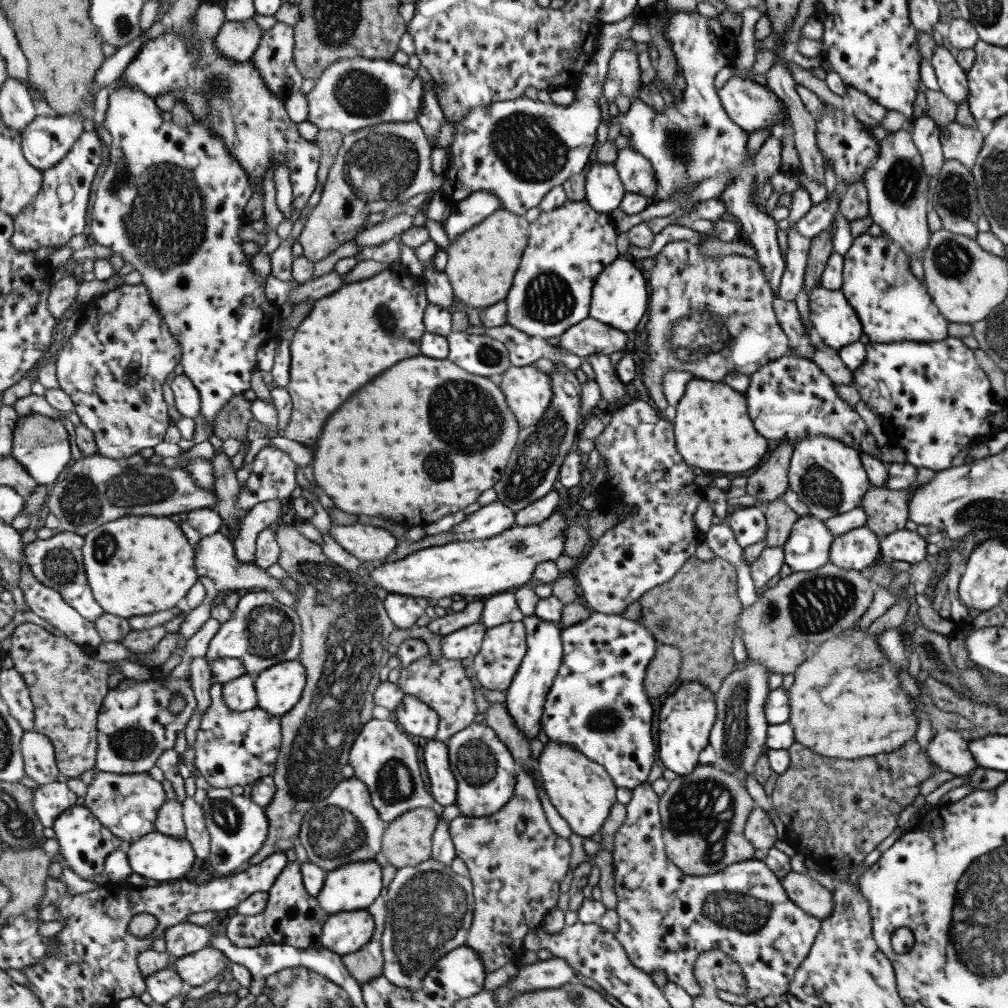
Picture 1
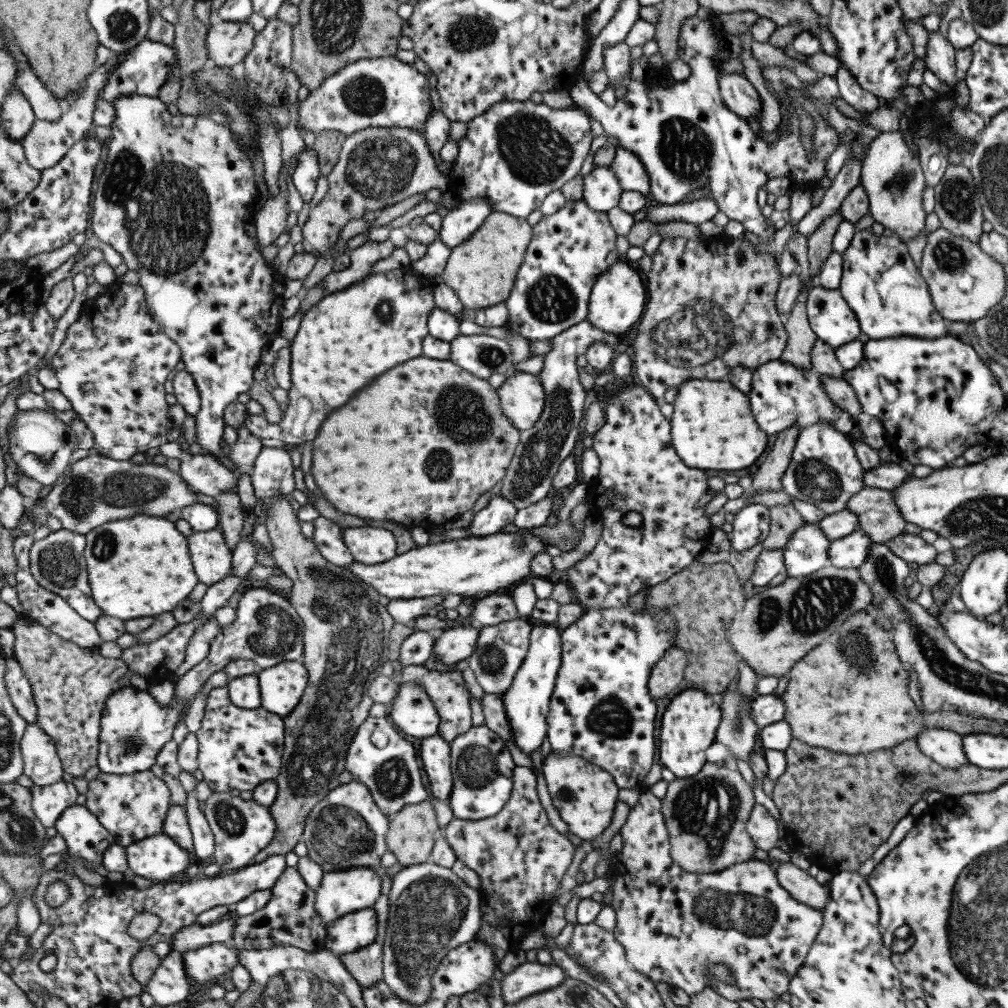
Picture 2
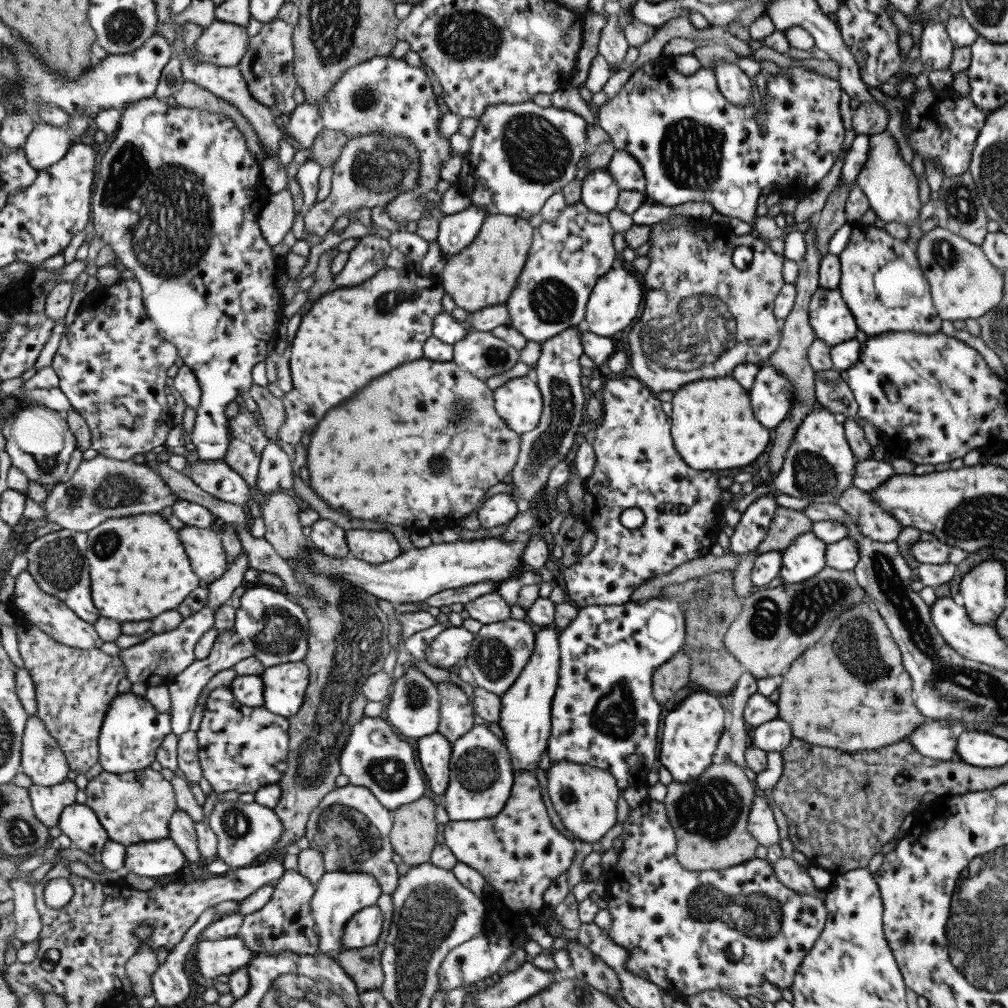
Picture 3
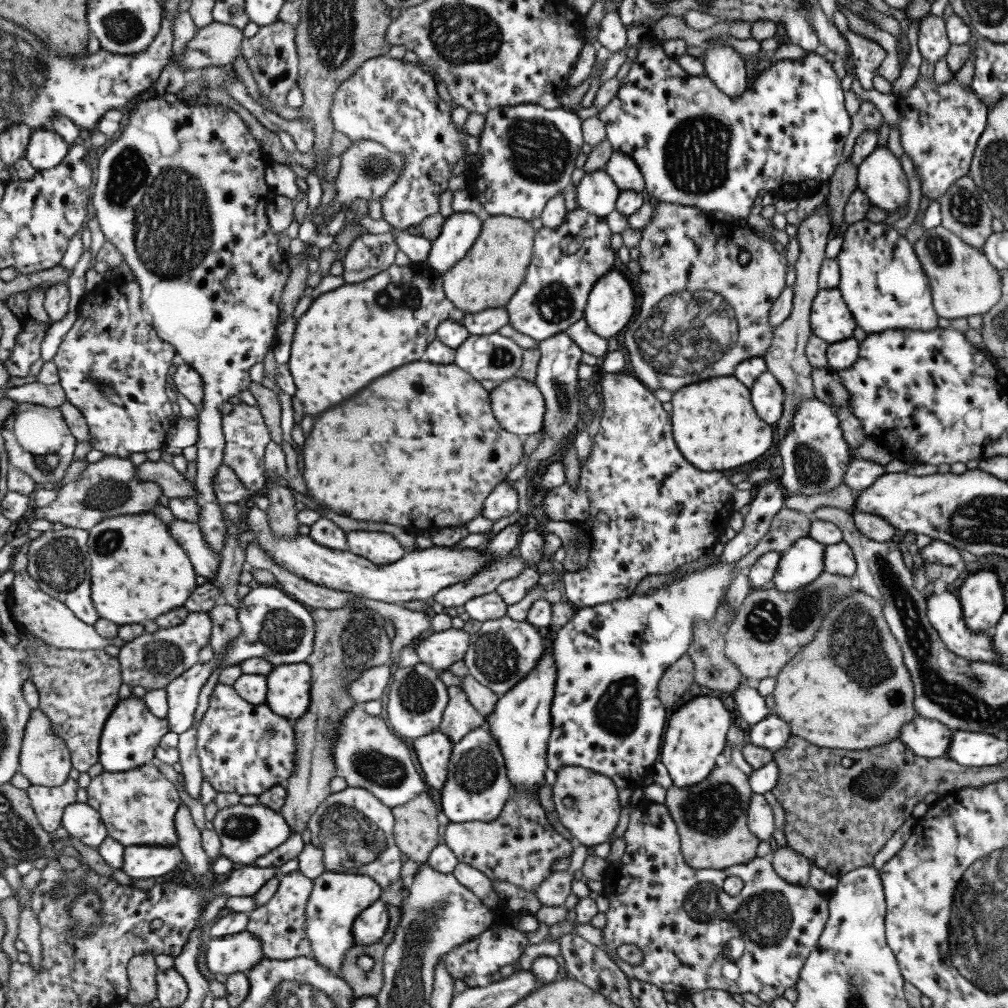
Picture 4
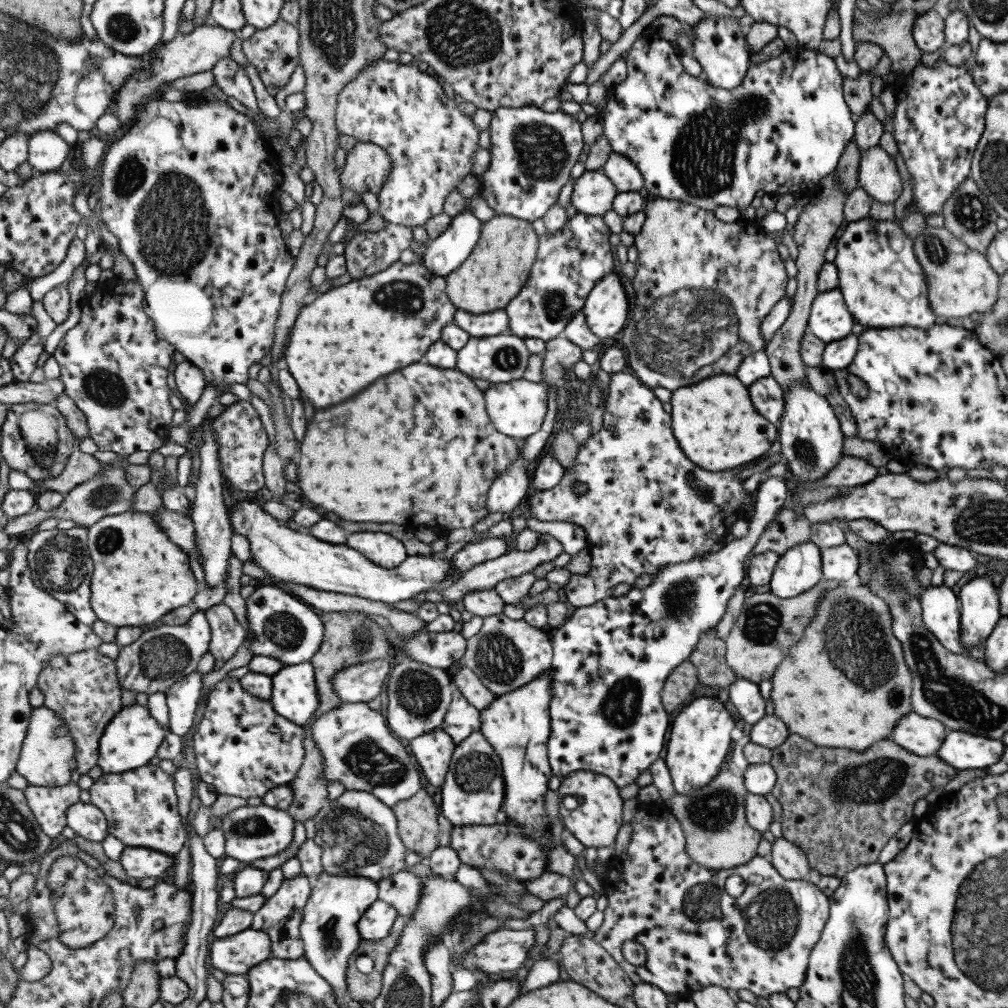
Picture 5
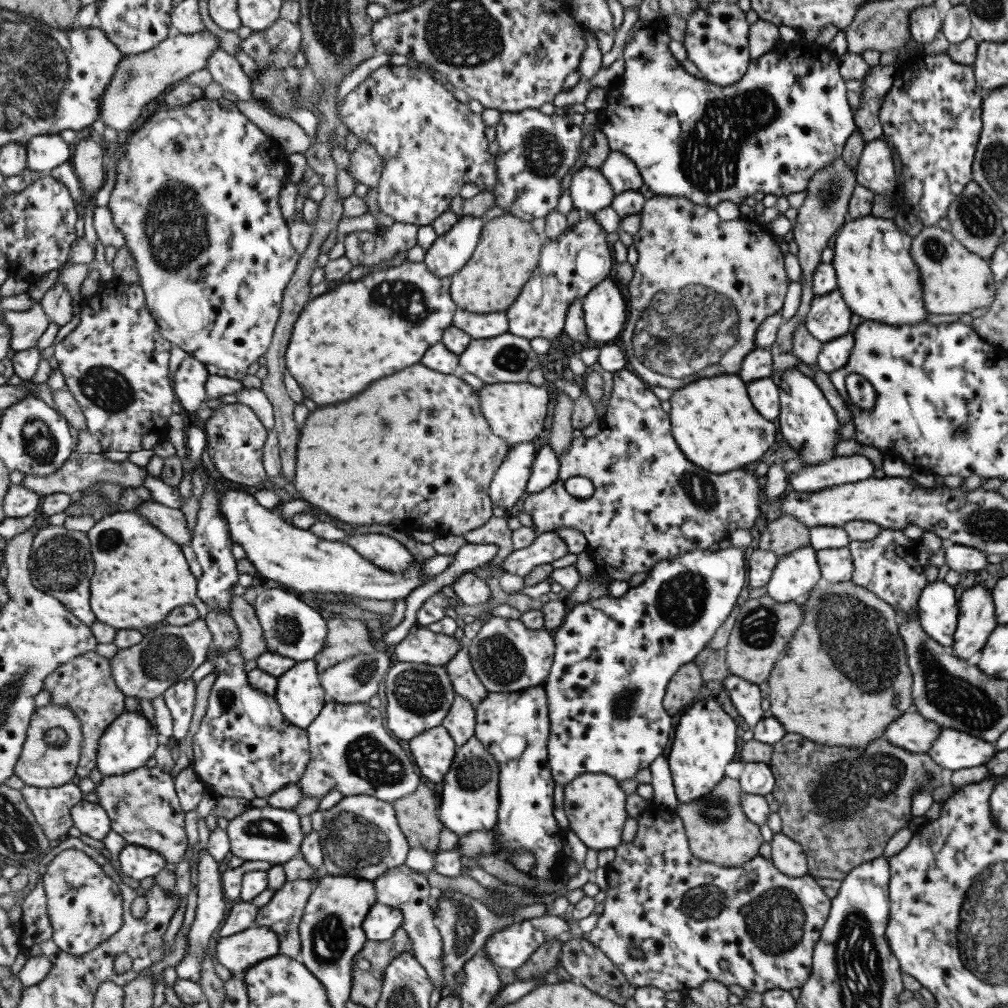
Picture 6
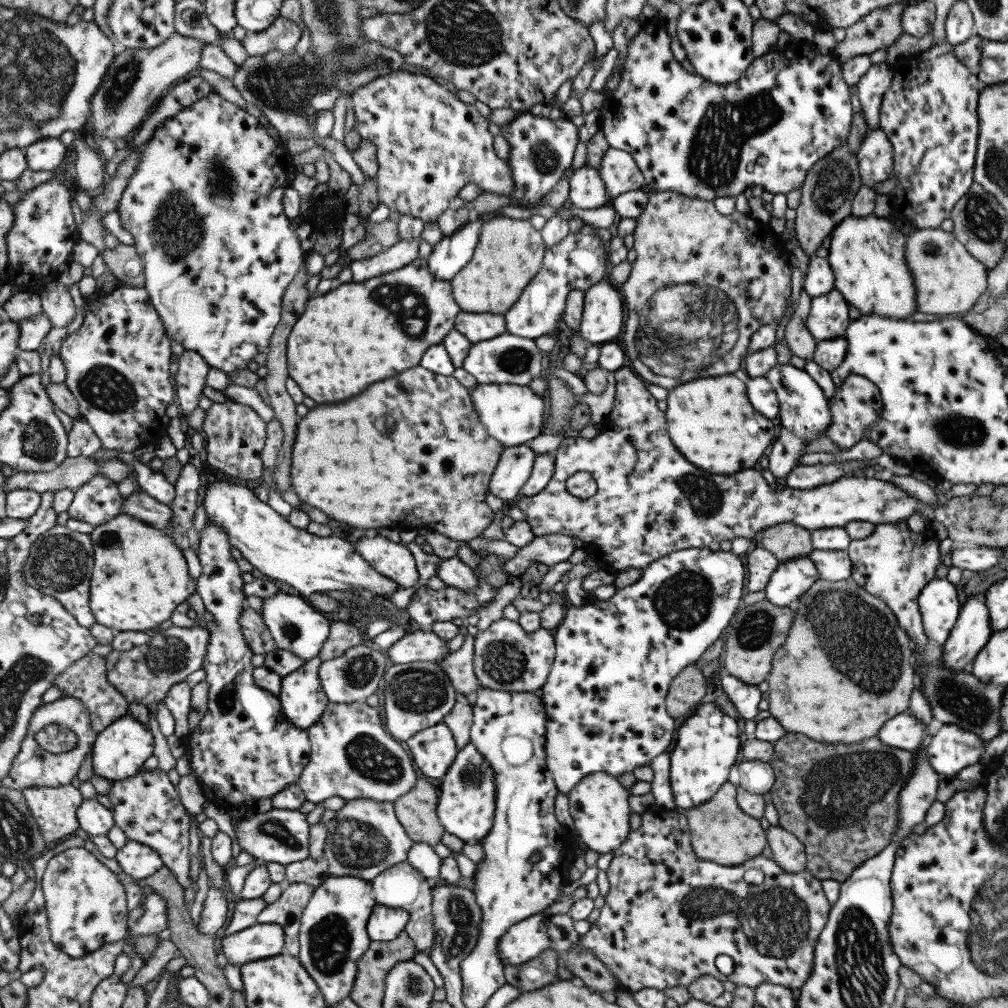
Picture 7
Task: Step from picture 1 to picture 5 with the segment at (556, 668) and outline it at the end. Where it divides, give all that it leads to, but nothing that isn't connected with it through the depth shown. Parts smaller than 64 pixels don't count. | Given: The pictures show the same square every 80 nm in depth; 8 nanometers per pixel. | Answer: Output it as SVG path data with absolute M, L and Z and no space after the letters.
M553 669L546 670L544 673L540 674L540 677L537 677L535 680L531 681L529 684L525 686L521 686L517 690L508 692L507 694L498 695L498 697L489 705L489 708L486 708L482 711L482 724L481 732L488 738L488 741L496 748L497 754L500 754L501 760L504 763L504 777L506 782L506 801L504 805L504 809L502 810L502 819L507 822L513 822L513 824L517 824L519 828L525 829L525 836L527 838L533 838L535 842L539 842L539 844L543 844L543 850L551 850L553 849L553 844L555 844L555 839L557 838L558 831L553 828L551 825L551 820L547 818L547 812L545 812L545 796L547 794L547 790L549 790L549 777L554 774L552 769L552 763L550 762L550 756L548 755L548 742L552 733L552 714L551 714L551 706L552 706L552 698L553 698L553 690L552 690L552 678L553 678Z

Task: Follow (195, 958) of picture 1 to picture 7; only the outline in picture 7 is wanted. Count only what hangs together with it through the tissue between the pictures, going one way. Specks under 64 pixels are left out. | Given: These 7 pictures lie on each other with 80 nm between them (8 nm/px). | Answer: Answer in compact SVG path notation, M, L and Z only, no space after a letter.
M257 923L222 940L222 951L233 964L243 966L254 960L275 957L284 953L285 929L280 924Z

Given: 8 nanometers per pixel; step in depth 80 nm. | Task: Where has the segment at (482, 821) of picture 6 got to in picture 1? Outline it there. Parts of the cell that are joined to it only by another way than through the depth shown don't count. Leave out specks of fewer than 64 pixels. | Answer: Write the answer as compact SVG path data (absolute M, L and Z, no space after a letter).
M505 703L491 704L490 709L485 714L485 720L481 723L473 721L465 730L457 731L457 734L450 738L447 743L452 759L452 769L460 784L458 802L455 804L460 810L460 816L483 818L497 814L497 811L504 809L515 796L518 774L520 774L521 768L535 778L535 763L533 764L535 760L533 754L531 754L529 741Z

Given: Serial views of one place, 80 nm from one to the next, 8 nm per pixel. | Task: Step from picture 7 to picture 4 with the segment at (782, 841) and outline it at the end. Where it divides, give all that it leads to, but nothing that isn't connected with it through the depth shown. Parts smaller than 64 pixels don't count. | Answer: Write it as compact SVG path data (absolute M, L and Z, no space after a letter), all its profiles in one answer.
M787 846L777 847L768 859L777 877L785 883L799 887L808 886L808 875L812 865L803 855L788 849Z

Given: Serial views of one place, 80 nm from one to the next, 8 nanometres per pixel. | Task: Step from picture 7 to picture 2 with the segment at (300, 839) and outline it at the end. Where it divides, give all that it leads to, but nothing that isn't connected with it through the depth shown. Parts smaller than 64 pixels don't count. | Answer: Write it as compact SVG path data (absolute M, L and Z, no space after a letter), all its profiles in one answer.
M214 791L205 801L205 814L215 834L214 863L221 867L222 873L235 872L254 863L255 858L272 845L277 834L277 820L273 819L269 807L262 806L253 798L243 800L229 791Z

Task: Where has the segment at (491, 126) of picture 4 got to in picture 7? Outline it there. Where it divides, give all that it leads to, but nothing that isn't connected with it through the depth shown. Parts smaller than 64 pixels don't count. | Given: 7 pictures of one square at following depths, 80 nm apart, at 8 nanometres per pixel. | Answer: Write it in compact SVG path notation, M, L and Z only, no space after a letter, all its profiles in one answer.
M530 112L519 115L514 122L500 128L501 135L510 145L510 158L507 161L516 184L510 194L512 205L531 210L543 202L543 196L549 194L565 176L565 170L571 168L579 144L579 130L569 118L551 120Z

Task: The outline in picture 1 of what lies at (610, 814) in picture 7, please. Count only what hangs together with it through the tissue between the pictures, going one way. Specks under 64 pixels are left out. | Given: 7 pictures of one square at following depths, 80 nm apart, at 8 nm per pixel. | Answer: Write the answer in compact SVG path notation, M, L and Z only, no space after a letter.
M551 739L543 746L537 760L543 788L559 815L568 823L572 833L583 838L600 832L609 818L609 808L615 802L615 786L608 770L569 743Z

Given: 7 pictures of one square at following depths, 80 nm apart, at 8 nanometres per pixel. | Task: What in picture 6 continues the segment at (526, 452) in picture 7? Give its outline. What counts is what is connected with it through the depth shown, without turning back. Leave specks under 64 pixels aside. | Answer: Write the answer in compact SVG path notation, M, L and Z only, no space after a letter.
M534 441L513 445L490 486L493 504L507 512L523 498L532 478L539 446Z

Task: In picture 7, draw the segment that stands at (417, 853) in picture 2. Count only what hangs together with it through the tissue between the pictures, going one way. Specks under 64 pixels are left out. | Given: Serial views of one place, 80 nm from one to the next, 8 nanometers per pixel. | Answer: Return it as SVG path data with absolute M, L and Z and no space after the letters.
M422 776L415 788L395 802L396 814L415 843L437 846L445 834L439 816L440 791Z

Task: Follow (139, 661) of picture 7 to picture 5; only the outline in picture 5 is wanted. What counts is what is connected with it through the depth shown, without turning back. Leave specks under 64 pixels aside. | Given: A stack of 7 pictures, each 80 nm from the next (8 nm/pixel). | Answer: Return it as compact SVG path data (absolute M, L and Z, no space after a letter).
M197 611L187 624L179 626L161 625L145 630L139 640L121 649L116 659L118 674L123 689L144 692L147 695L166 690L197 670L203 655L210 650L212 628L206 616Z

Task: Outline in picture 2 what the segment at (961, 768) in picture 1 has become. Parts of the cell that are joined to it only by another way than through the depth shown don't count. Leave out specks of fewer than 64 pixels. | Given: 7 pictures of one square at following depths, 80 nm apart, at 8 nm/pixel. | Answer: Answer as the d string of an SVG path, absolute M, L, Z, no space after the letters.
M922 729L915 736L918 749L941 768L959 768L968 764L961 735L949 729Z

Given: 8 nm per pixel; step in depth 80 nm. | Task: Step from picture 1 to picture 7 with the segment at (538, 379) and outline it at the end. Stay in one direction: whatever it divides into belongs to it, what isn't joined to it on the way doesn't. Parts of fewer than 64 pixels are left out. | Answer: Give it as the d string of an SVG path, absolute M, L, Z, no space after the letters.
M480 384L471 392L473 404L480 414L480 419L488 428L488 433L499 439L505 446L525 445L529 440L542 434L544 421L548 414L547 394L539 396L528 385Z

